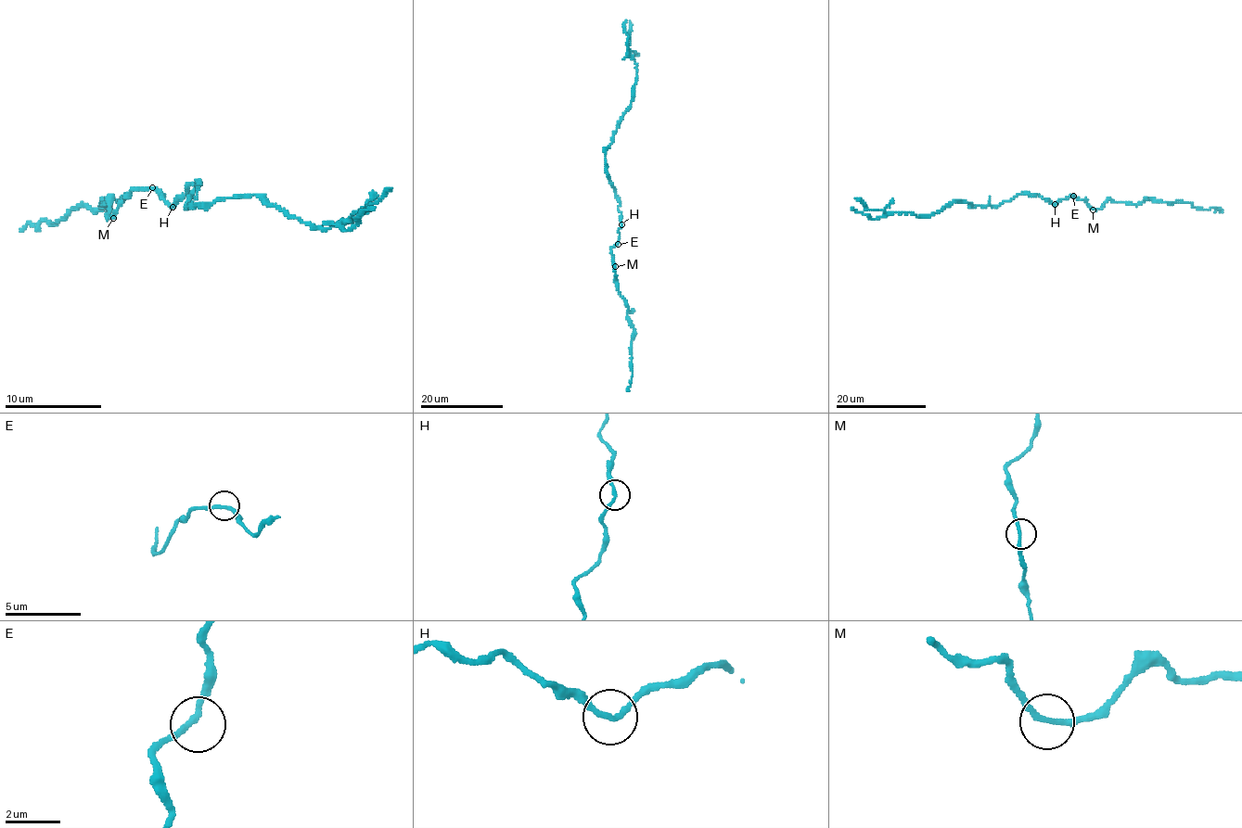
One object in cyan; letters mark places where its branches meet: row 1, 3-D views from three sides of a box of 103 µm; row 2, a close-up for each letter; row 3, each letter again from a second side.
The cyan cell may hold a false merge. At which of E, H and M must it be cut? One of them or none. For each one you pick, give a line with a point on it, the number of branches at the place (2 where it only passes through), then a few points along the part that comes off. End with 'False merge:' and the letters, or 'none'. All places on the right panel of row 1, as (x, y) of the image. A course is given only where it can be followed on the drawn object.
False merge: none

